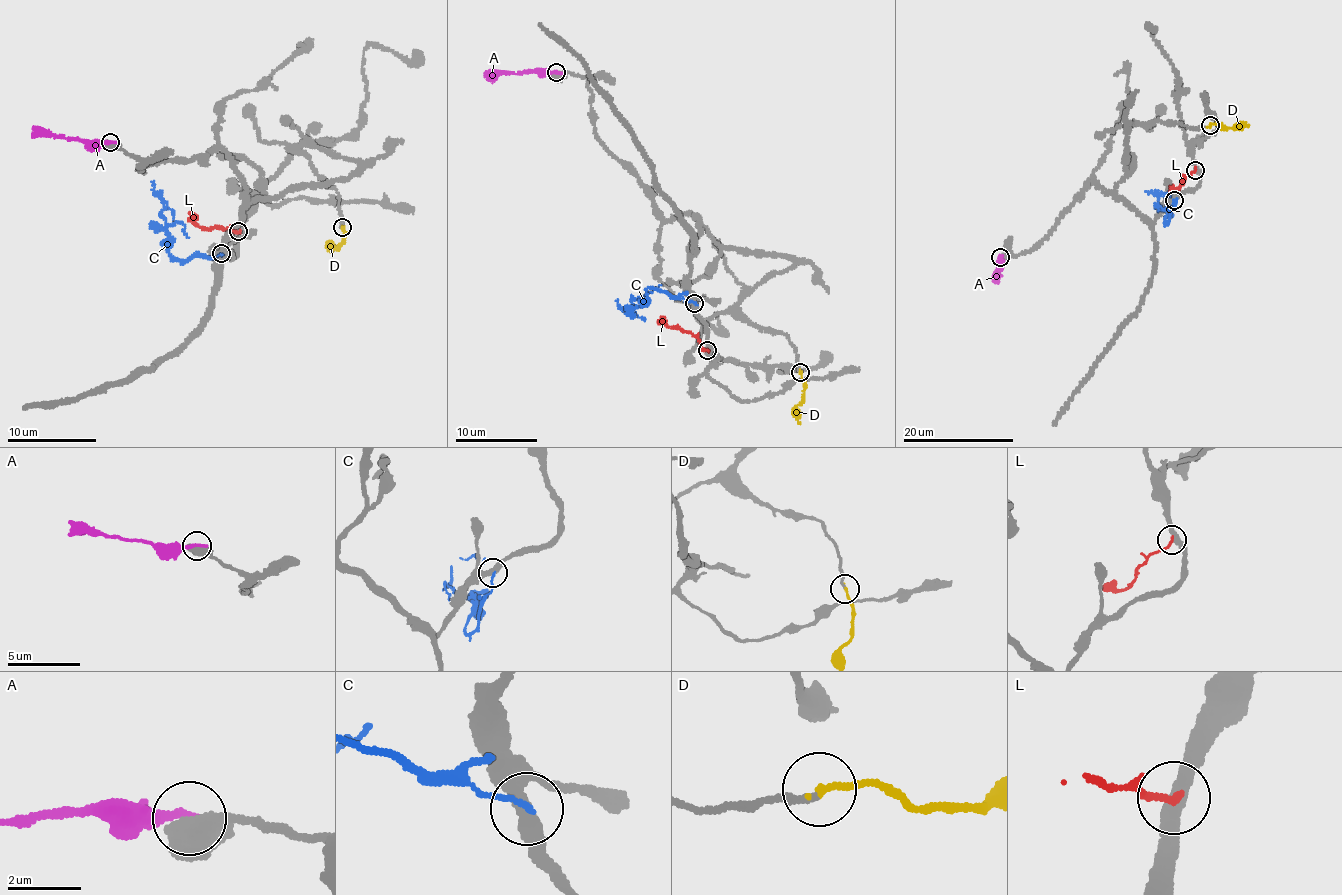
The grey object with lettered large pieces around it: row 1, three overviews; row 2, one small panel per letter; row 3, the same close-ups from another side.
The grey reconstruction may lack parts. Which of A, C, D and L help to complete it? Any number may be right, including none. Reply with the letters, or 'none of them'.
D

